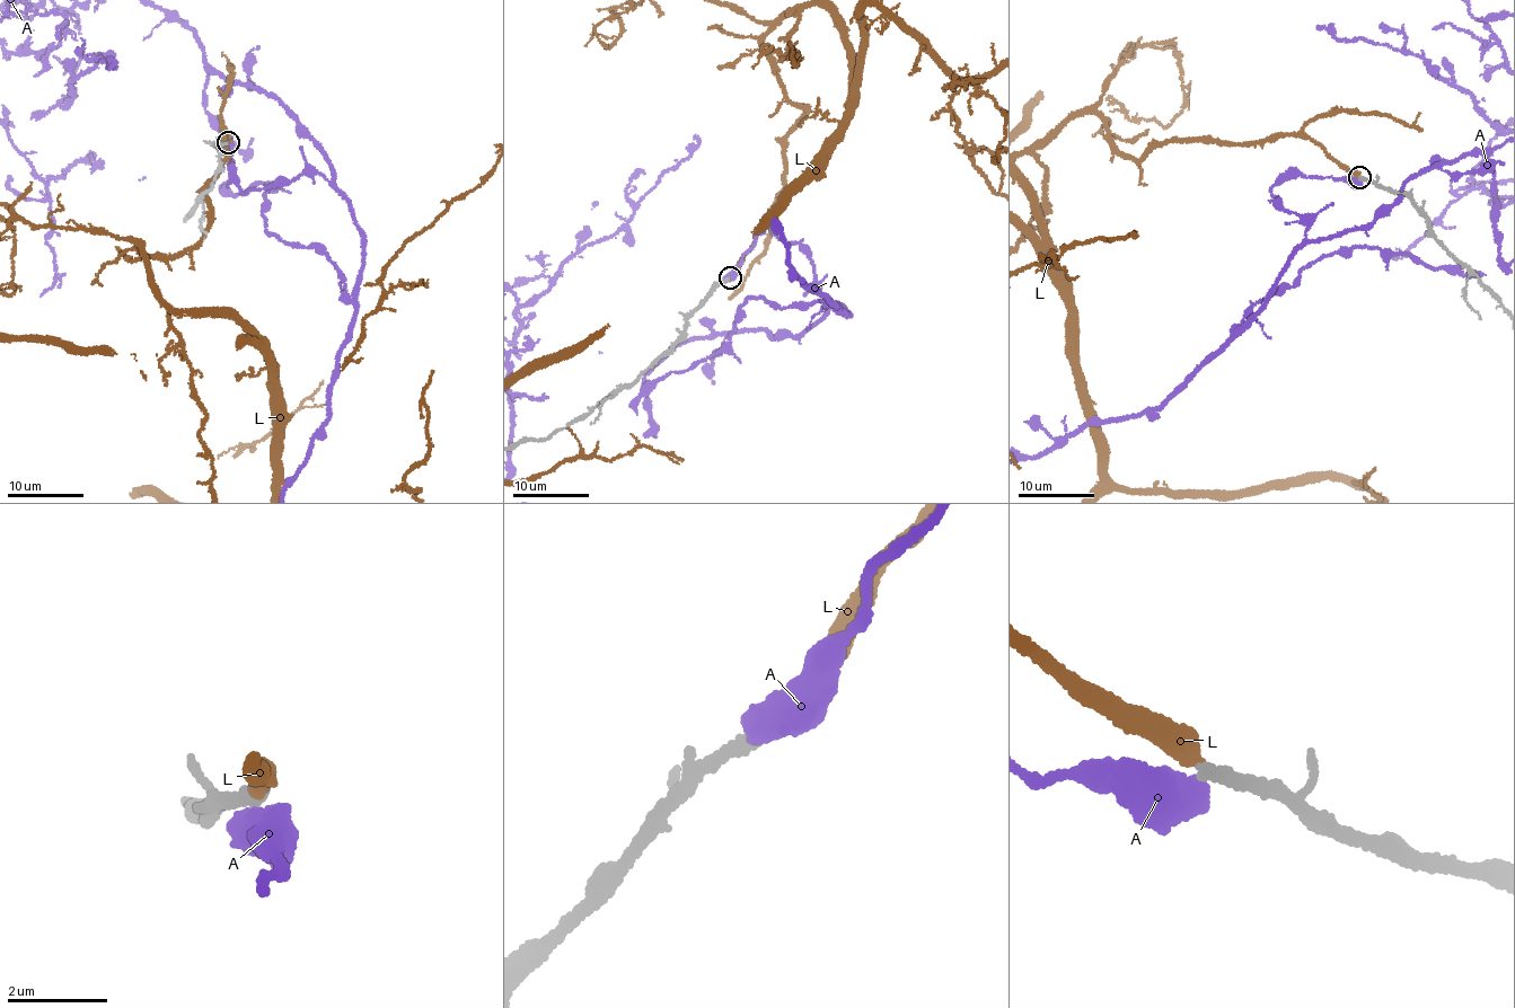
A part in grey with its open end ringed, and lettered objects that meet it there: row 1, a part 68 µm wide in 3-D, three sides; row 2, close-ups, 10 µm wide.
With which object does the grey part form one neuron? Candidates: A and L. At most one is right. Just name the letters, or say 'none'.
L

